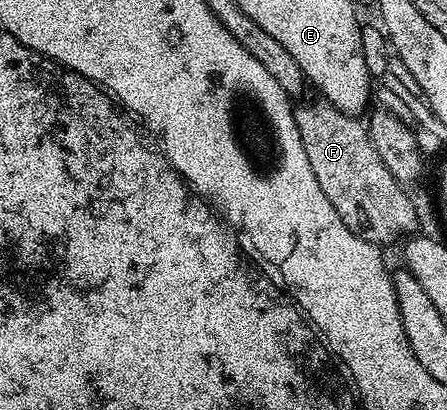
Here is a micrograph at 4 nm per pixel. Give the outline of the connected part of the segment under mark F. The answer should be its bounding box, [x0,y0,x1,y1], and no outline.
[294,100,418,245]

